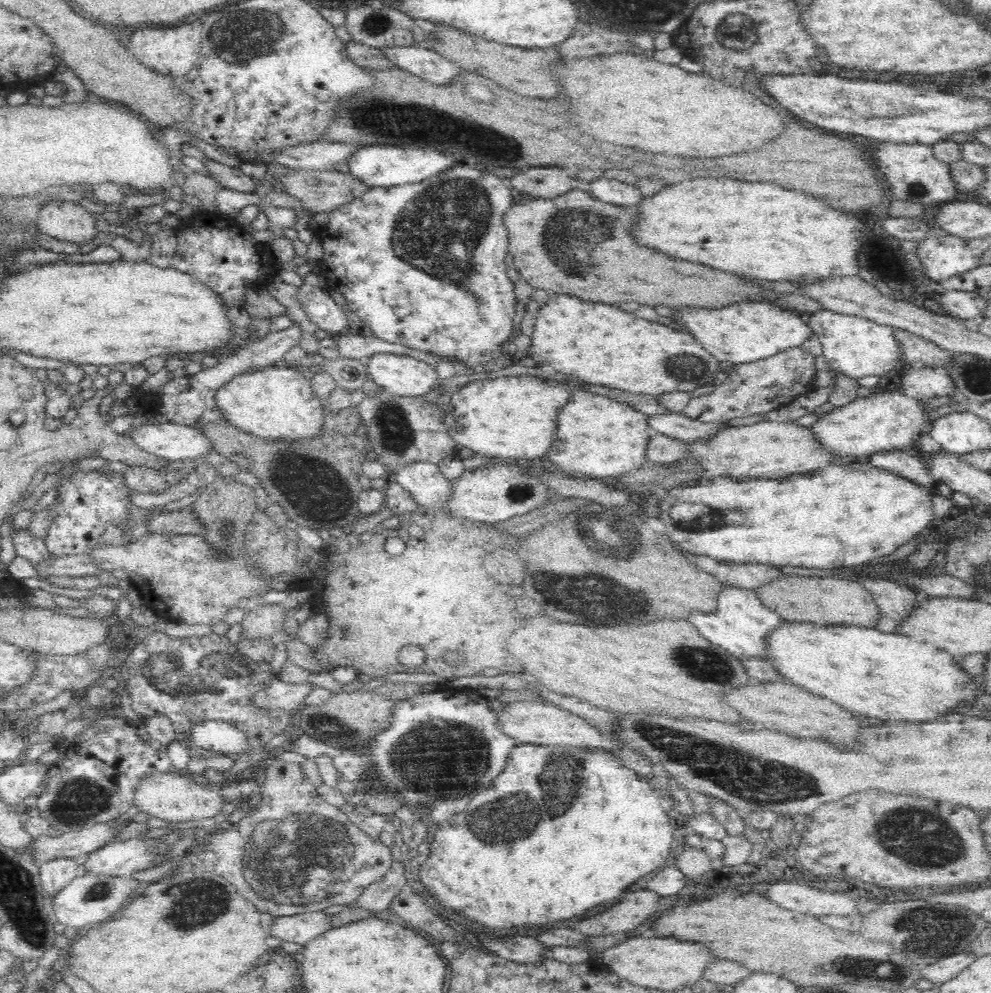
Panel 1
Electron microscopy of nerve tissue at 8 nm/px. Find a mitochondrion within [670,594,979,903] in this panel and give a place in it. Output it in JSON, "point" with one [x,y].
{"point":[915,836]}

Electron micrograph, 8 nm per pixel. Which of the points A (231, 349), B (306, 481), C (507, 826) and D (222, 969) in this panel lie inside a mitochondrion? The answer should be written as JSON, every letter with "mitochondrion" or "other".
{"A":"other","B":"mitochondrion","C":"mitochondrion","D":"other"}

